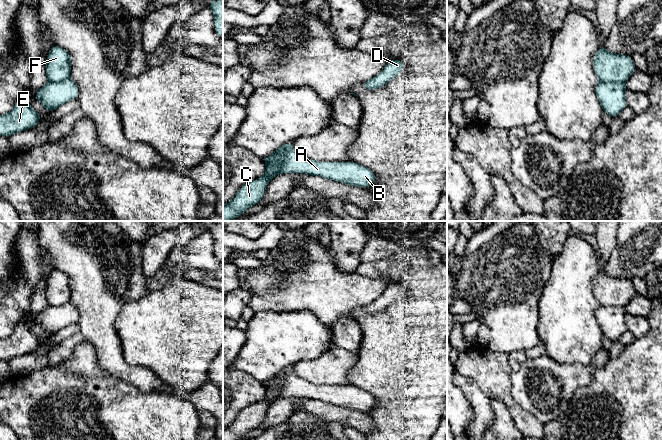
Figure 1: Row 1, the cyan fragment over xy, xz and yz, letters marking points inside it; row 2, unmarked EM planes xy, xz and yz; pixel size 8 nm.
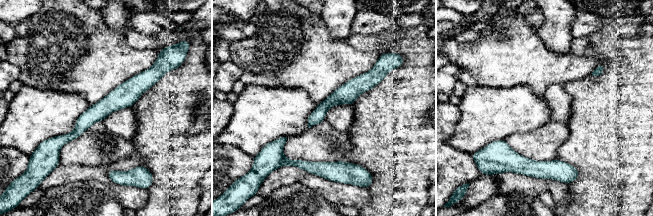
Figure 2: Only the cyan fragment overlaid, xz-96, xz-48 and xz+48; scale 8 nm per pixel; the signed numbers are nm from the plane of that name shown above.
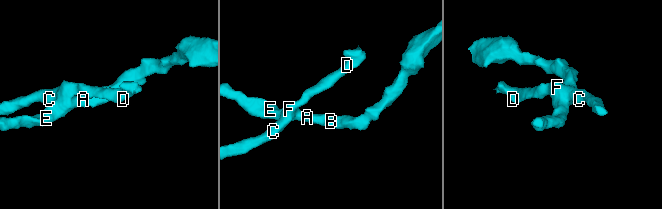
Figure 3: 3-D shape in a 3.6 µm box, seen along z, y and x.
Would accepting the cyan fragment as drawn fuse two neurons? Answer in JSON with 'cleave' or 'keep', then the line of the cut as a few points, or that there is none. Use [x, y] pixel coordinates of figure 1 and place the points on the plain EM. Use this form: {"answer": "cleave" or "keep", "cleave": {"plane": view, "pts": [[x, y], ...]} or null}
{"answer": "cleave", "cleave": {"plane": "yz", "pts": [[600, 304], [624, 308]]}}

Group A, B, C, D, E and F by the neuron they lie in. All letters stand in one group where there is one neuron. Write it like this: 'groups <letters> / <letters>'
groups A B E / C D F

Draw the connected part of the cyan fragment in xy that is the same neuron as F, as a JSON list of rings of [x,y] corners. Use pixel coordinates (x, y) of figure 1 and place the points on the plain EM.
[[[53,269],[47,279],[45,296],[49,306],[61,306],[70,302],[71,281],[64,272]]]

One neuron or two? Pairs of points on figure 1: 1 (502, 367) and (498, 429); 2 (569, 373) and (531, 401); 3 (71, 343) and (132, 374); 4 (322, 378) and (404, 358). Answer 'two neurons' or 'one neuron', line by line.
1: two neurons
2: one neuron
3: two neurons
4: two neurons

